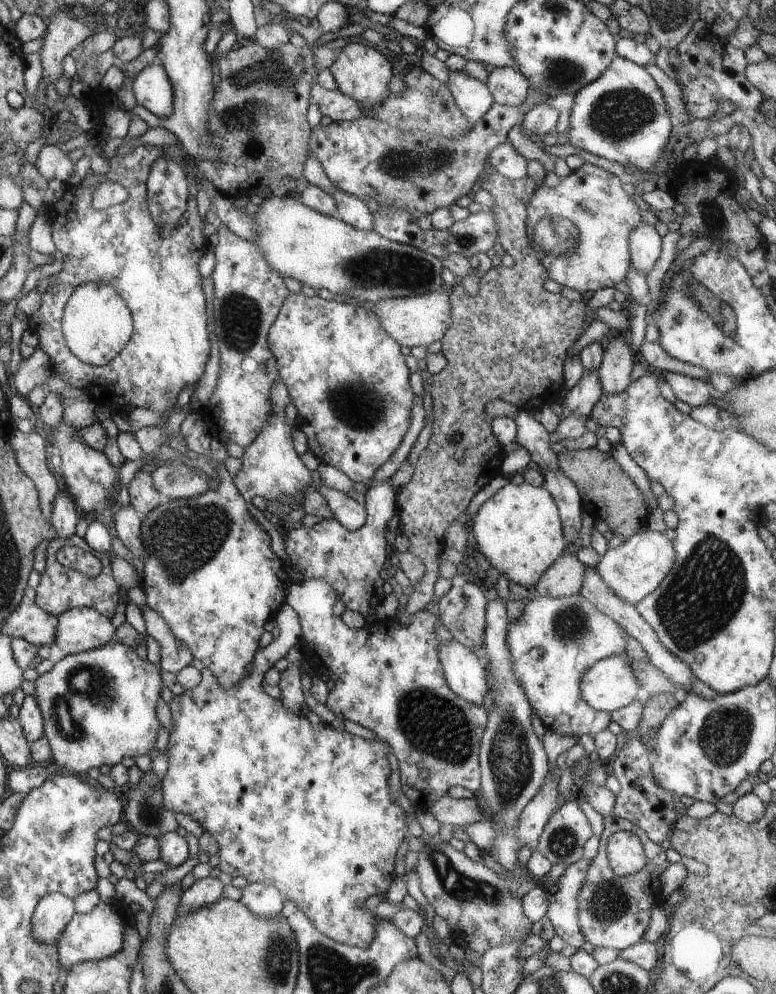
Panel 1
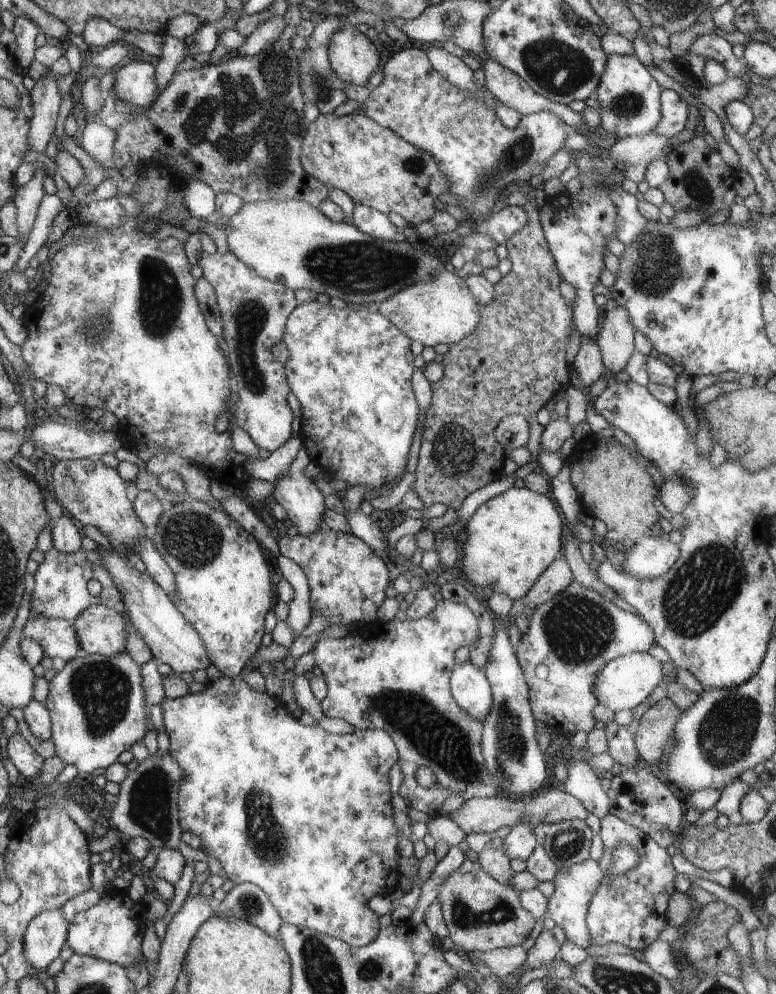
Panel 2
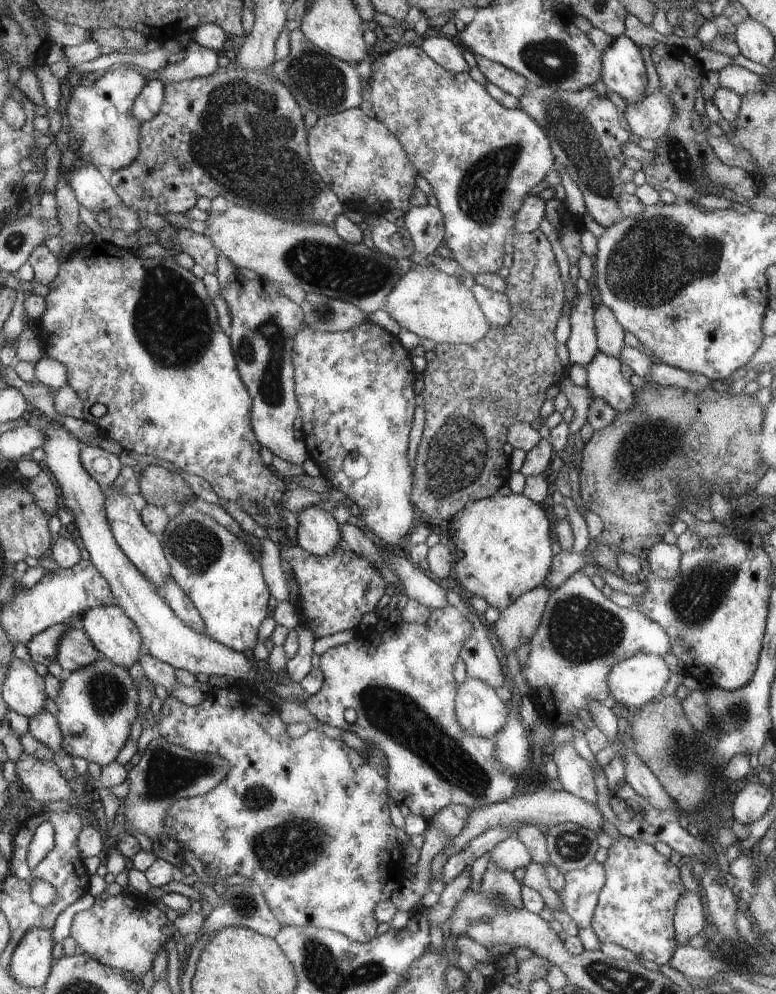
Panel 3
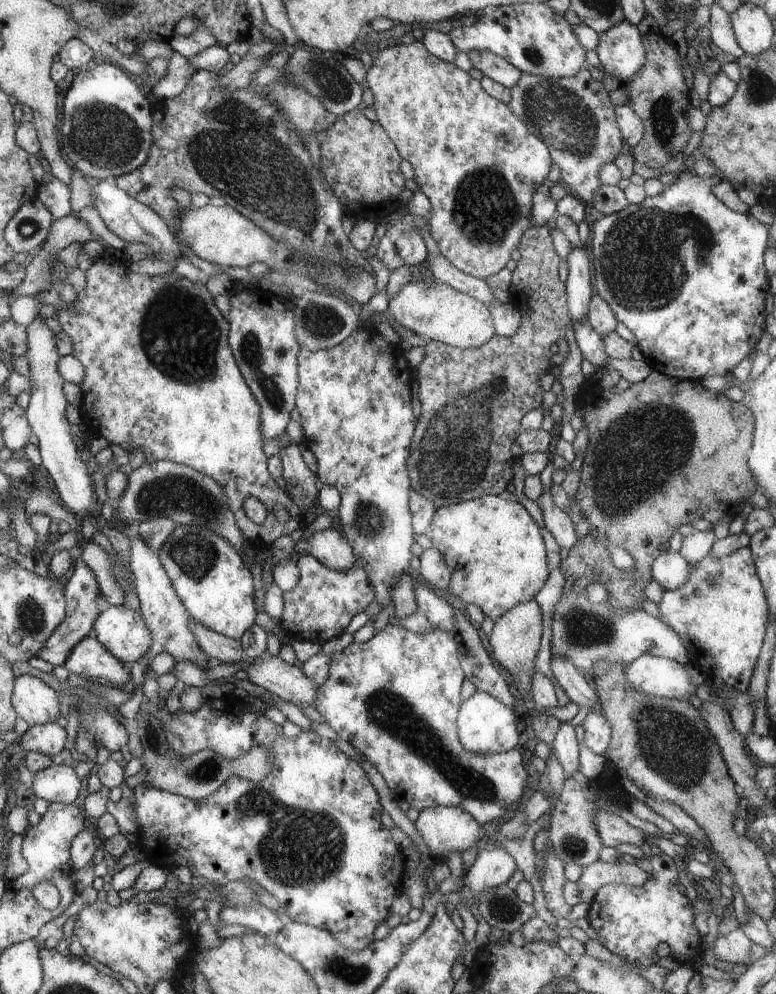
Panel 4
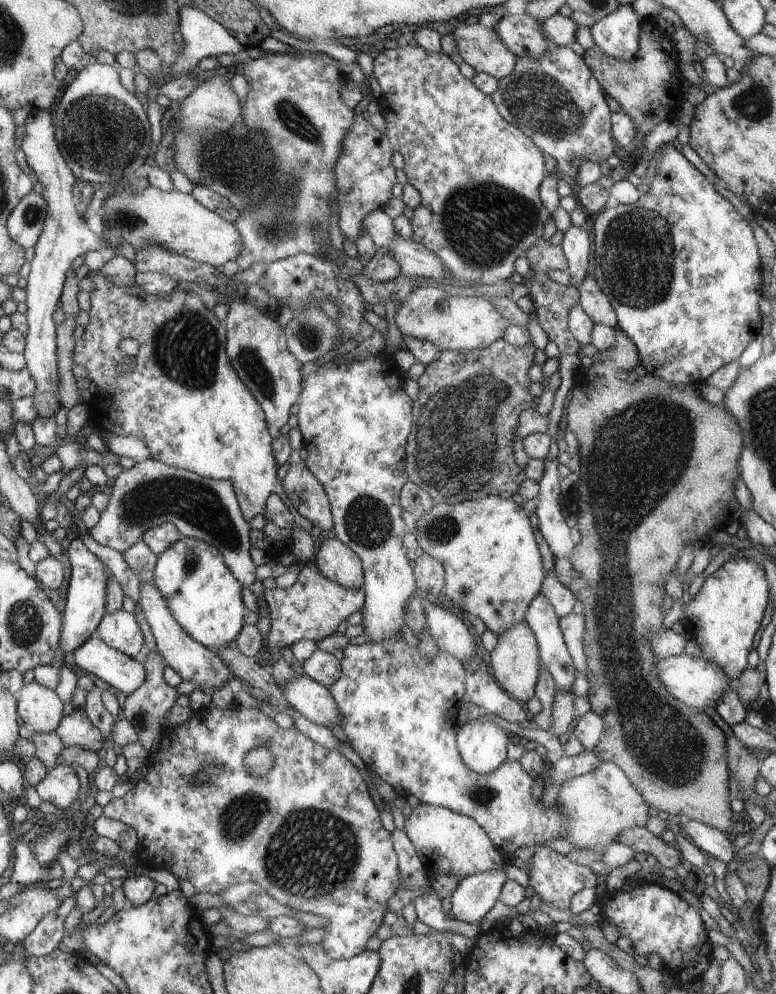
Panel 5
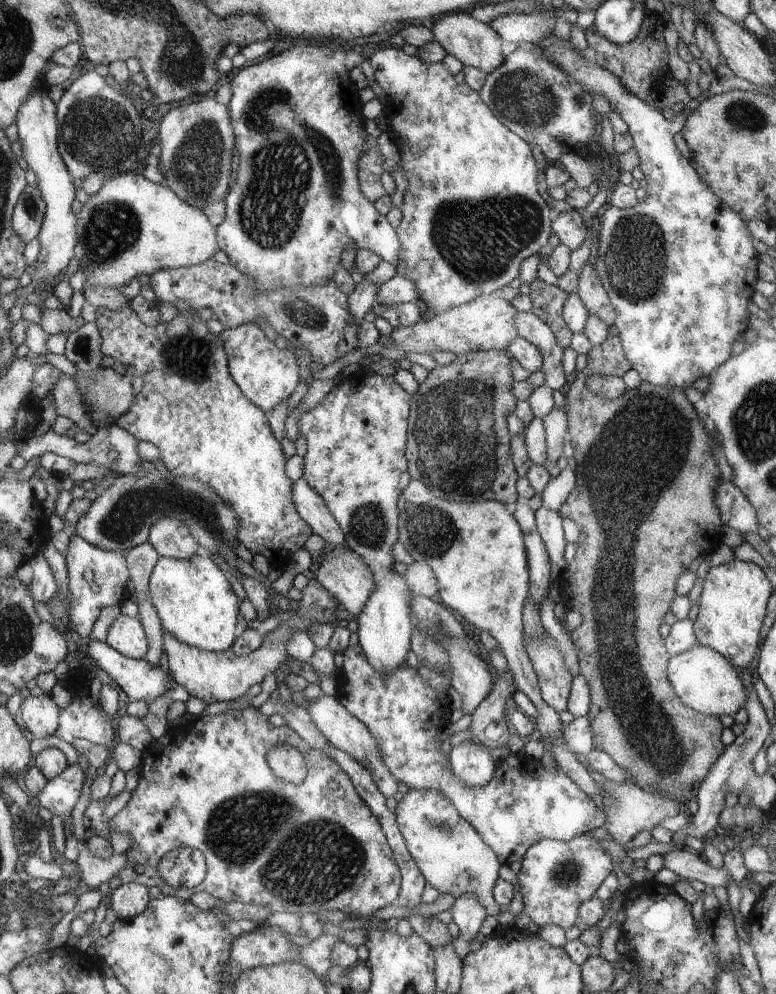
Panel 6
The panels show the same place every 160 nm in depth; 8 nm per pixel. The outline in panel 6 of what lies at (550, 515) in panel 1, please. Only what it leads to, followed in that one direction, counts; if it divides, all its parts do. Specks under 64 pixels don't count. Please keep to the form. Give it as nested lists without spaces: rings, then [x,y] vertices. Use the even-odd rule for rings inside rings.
[[[431,497],[430,502],[426,505],[407,504],[407,508],[402,514],[400,527],[404,527],[404,532],[406,532],[404,546],[415,561],[426,563],[433,570],[439,582],[439,591],[436,596],[440,597],[446,606],[452,607],[452,610],[461,614],[464,620],[474,624],[480,631],[489,632],[490,636],[498,641],[517,690],[524,692],[537,708],[538,717],[534,718],[536,728],[543,738],[548,737],[551,740],[551,754],[554,756],[557,766],[570,776],[581,790],[596,802],[598,807],[604,807],[607,792],[602,785],[592,779],[590,773],[578,761],[577,756],[563,746],[561,739],[563,719],[559,717],[559,712],[548,706],[541,697],[536,673],[523,645],[523,606],[529,596],[529,570],[522,529],[512,514],[512,508],[496,501],[479,500],[467,503]]]

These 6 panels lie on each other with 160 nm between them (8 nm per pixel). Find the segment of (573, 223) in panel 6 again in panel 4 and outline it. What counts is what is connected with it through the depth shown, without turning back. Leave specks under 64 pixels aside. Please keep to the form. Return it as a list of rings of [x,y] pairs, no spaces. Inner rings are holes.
[[[573,247],[566,262],[568,263],[568,277],[565,285],[571,320],[572,322],[586,321],[588,307],[595,293],[595,290],[592,290],[592,274],[590,274],[590,262],[586,249]]]

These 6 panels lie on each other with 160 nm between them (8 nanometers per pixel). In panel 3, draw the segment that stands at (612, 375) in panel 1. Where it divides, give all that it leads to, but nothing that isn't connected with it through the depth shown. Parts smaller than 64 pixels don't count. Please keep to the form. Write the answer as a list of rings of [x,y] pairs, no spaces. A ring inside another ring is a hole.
[[[602,302],[595,307],[595,333],[599,350],[619,358],[620,349],[625,345],[625,330]]]

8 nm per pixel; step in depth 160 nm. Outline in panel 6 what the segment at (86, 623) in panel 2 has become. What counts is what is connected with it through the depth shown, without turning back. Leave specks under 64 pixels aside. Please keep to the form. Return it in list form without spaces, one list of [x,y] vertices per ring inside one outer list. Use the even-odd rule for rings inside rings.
[[[121,614],[108,629],[106,643],[115,647],[120,654],[133,659],[144,659],[149,652],[149,640],[146,640],[143,624],[138,617]]]

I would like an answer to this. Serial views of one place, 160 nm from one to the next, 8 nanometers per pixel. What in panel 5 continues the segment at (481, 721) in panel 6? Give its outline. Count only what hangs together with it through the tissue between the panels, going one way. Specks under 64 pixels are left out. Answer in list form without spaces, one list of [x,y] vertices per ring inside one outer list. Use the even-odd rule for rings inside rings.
[[[526,620],[510,626],[504,634],[498,636],[494,650],[490,652],[490,660],[490,668],[492,668],[496,683],[512,698],[520,700],[520,703],[527,703],[535,696],[541,659],[536,634],[532,632]]]

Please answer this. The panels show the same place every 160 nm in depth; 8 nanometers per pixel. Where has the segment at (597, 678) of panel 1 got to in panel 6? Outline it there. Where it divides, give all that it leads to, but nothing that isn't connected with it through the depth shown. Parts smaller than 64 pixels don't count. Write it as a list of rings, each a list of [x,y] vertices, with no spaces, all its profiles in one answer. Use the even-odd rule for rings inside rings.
[[[696,644],[690,650],[671,655],[667,664],[667,679],[673,694],[686,706],[705,715],[733,717],[748,700],[747,686],[741,672],[717,650]]]

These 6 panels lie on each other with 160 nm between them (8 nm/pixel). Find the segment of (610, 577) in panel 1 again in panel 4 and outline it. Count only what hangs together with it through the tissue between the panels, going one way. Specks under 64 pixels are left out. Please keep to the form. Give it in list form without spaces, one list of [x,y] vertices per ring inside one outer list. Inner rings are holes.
[[[668,550],[660,553],[651,564],[653,580],[658,582],[664,591],[680,588],[689,579],[691,570],[691,564],[680,553]]]

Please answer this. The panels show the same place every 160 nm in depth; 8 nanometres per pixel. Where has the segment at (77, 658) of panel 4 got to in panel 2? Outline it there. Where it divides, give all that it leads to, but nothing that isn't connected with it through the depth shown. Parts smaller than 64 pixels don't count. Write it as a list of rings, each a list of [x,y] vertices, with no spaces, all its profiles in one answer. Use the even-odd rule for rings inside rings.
[[[30,616],[23,635],[37,640],[43,646],[45,656],[50,658],[68,662],[82,655],[77,630],[70,621]]]

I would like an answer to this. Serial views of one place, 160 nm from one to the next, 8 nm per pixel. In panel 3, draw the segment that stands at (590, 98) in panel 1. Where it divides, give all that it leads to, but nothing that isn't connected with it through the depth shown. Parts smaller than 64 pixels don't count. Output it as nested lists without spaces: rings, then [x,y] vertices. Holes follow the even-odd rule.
[[[622,34],[601,52],[601,78],[627,104],[641,102],[646,90],[646,64],[640,50],[634,39]]]

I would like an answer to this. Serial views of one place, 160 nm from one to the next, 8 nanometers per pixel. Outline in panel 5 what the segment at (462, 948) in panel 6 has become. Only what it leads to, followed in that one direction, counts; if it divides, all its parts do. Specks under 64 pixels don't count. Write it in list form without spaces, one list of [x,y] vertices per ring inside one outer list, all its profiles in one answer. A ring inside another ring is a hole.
[[[504,867],[476,872],[460,880],[450,898],[454,918],[467,924],[478,924],[500,900],[502,886],[507,880]]]

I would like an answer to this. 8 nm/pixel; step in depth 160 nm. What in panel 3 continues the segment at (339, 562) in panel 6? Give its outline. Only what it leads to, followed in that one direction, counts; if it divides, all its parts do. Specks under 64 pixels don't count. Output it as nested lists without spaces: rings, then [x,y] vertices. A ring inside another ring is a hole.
[[[313,505],[298,513],[297,519],[296,540],[310,554],[330,557],[342,545],[341,526],[331,513]]]

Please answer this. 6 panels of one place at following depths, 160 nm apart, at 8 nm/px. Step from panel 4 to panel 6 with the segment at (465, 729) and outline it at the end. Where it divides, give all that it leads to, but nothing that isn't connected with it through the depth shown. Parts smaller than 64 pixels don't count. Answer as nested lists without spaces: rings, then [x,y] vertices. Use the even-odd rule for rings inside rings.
[[[464,741],[450,752],[451,770],[469,787],[485,787],[494,776],[497,763],[487,747],[472,741]]]

